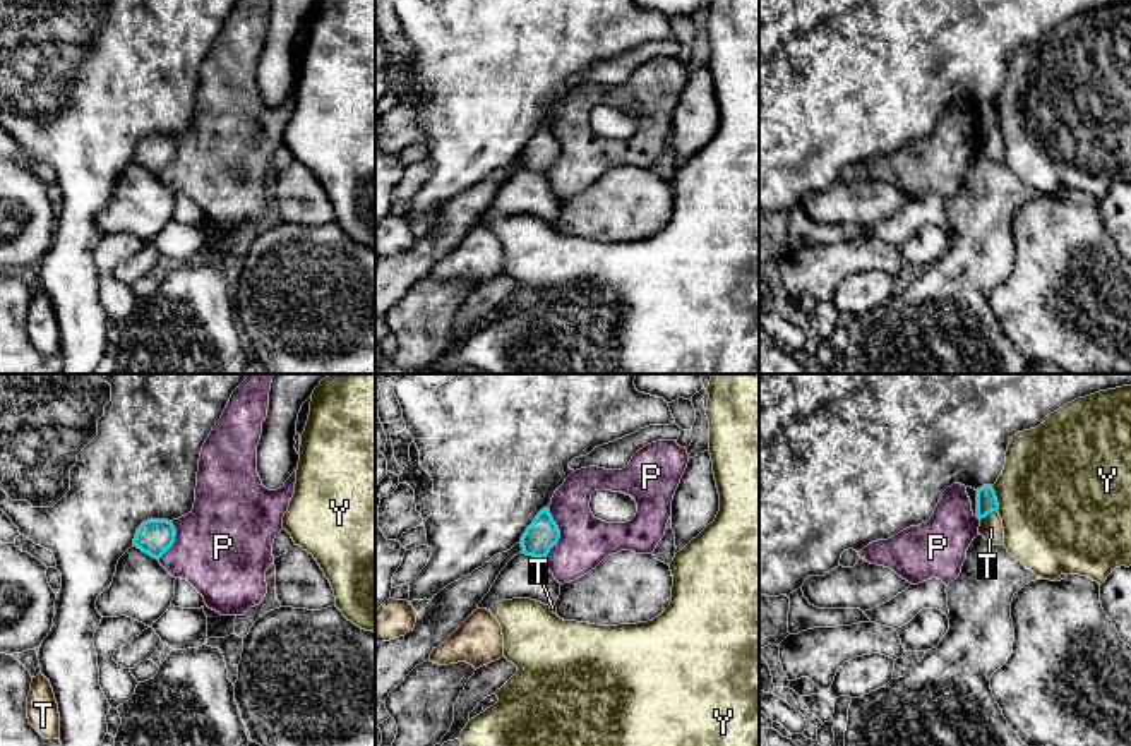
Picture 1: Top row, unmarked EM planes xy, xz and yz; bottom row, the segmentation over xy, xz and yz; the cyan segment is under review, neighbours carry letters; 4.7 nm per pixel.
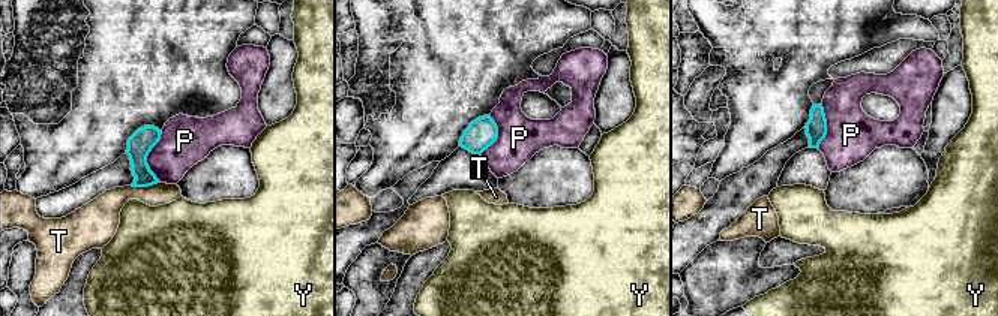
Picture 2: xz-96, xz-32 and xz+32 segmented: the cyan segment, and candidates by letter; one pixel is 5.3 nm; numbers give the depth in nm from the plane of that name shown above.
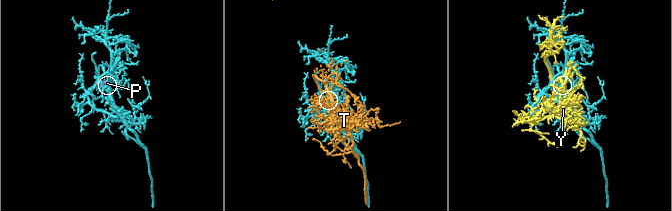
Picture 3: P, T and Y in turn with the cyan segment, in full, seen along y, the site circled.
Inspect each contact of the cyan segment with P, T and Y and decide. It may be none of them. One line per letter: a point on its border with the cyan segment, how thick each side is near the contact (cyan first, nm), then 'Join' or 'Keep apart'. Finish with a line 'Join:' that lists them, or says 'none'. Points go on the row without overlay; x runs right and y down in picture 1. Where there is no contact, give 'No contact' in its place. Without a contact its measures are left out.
P: Touches cyan at xz (559, 150). Thickness 150 nm (cyan) against 240 nm. Keep apart
T: Touches cyan at yz (987, 129). Thickness 100 nm (cyan) against 110 nm. Keep apart
Y: Touches cyan at yz (996, 114). Thickness 100 nm (cyan) against 480 nm. Keep apart
Join: none

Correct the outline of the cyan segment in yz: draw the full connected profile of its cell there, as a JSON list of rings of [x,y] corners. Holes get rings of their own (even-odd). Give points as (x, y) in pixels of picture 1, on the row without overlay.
[[[984,101],[977,105],[977,134],[982,135],[989,129],[997,125],[999,125],[999,120],[992,101]]]

